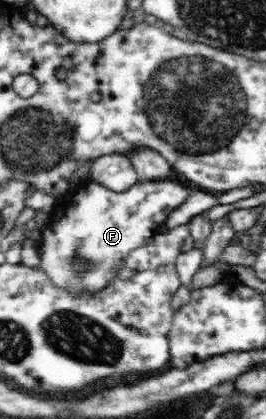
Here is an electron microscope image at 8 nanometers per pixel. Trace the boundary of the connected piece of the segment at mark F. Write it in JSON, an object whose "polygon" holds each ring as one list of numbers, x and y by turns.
{"polygon":[[181,179,138,180,125,192,115,192,97,181,83,181,57,198,54,210,47,215,47,224,43,222,38,240,41,264,37,267,55,286,73,294,101,291,131,251,164,231,167,216,185,204,192,191]]}

